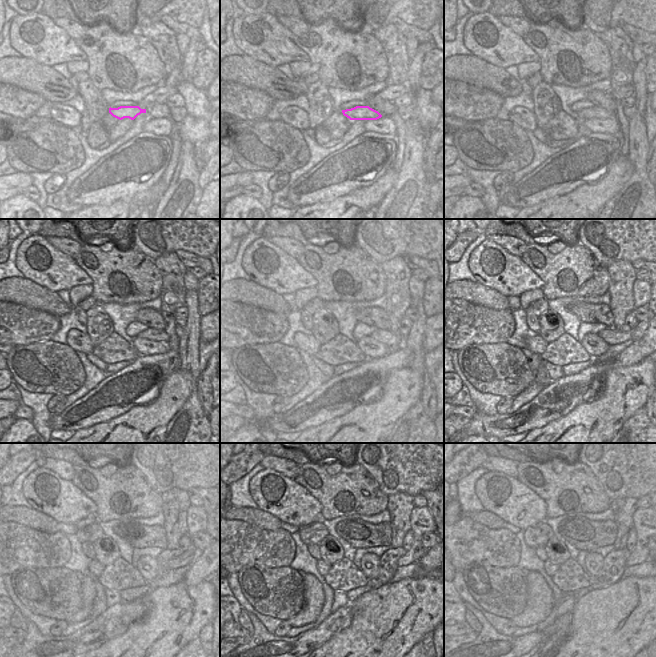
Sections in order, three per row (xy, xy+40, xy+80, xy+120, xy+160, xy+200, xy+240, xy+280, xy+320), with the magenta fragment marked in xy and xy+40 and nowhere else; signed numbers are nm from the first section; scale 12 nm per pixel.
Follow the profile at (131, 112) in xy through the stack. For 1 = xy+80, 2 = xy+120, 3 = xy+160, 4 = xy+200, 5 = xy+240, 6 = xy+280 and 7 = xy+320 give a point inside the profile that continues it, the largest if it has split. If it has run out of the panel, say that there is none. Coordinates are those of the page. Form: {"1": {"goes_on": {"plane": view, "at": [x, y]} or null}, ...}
{"1": {"goes_on": {"plane": "xy+80", "at": [595, 112]}}, "2": {"goes_on": {"plane": "xy+120", "at": [150, 334]}}, "3": {"goes_on": {"plane": "xy+160", "at": [386, 337]}}, "4": {"goes_on": {"plane": "xy+200", "at": [612, 336]}}, "5": {"goes_on": {"plane": "xy+240", "at": [192, 553]}}, "6": {"goes_on": {"plane": "xy+280", "at": [422, 521]}}, "7": {"goes_on": {"plane": "xy+320", "at": [646, 522]}}}

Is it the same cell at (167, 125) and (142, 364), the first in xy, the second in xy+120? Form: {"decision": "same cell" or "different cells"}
{"decision": "different cells"}

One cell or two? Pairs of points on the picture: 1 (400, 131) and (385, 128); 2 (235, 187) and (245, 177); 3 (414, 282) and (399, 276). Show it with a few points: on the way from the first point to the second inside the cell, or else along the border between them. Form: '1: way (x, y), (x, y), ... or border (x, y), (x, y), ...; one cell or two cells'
1: border (390, 116), (394, 123), (395, 133); two cells
2: way (237, 185), (243, 179); one cell
3: border (411, 274), (409, 279), (410, 303); two cells

